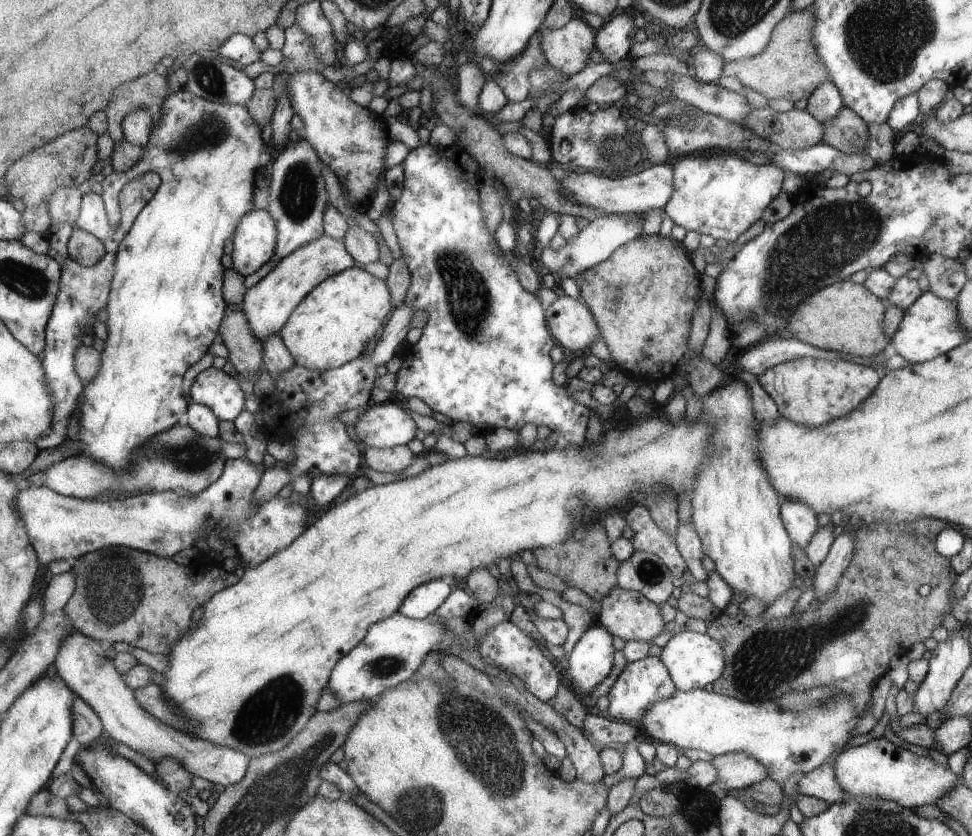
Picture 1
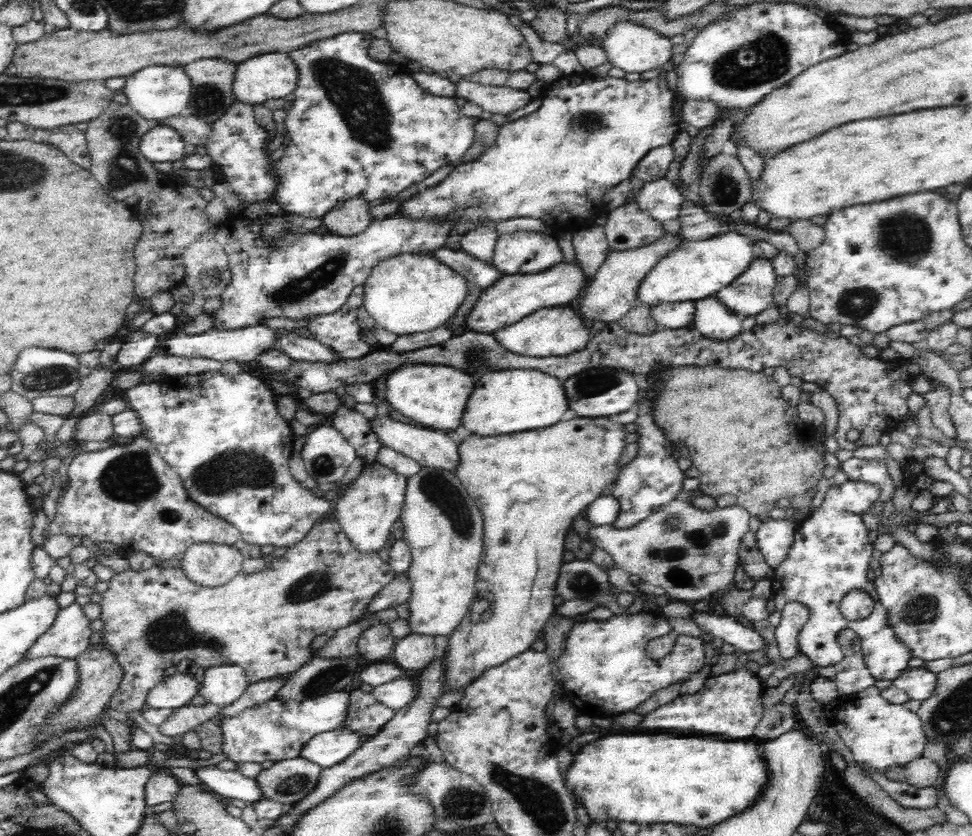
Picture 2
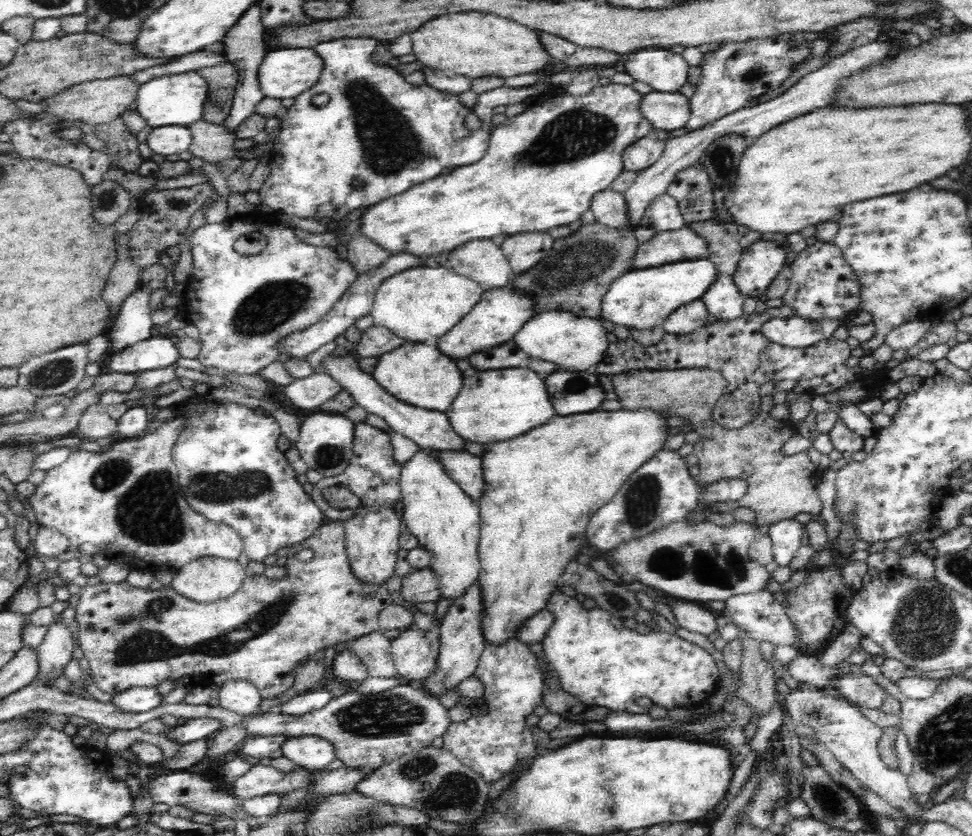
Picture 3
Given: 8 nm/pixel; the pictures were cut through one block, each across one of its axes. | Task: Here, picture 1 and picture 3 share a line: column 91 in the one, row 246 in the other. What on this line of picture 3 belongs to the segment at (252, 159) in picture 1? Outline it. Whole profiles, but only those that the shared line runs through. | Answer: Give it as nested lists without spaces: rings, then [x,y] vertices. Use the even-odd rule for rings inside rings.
[[[612,81],[606,86],[594,87],[588,94],[583,95],[571,95],[556,94],[556,92],[550,92],[550,98],[546,98],[544,102],[538,102],[530,108],[526,108],[522,114],[514,116],[513,118],[507,118],[504,122],[500,123],[496,128],[491,131],[489,138],[489,145],[484,153],[484,156],[478,160],[478,162],[469,164],[468,166],[456,167],[453,172],[444,176],[438,176],[430,182],[424,182],[400,196],[394,196],[394,198],[388,198],[380,204],[372,205],[372,208],[367,207],[366,212],[362,214],[360,233],[364,236],[372,239],[377,245],[388,251],[388,254],[398,253],[410,253],[416,257],[430,257],[436,256],[444,251],[450,252],[457,246],[464,244],[466,241],[476,239],[491,239],[498,234],[513,235],[523,232],[546,232],[548,228],[554,228],[554,226],[566,226],[574,220],[580,219],[580,216],[591,208],[591,202],[596,197],[597,193],[608,189],[612,182],[619,178],[619,175],[625,170],[623,163],[623,152],[630,145],[634,145],[640,138],[653,136],[652,130],[654,126],[647,120],[642,112],[643,94],[638,93],[632,89],[632,86],[624,86],[624,84],[614,84]]]

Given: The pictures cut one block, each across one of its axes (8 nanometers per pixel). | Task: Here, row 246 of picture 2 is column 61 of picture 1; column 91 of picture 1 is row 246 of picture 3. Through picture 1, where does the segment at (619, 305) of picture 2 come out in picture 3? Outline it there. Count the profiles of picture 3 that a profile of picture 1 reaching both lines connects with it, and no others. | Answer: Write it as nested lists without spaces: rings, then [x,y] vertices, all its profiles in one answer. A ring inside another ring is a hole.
[[[684,226],[675,231],[657,232],[648,241],[640,243],[633,254],[630,270],[701,258],[709,258],[707,242]]]

